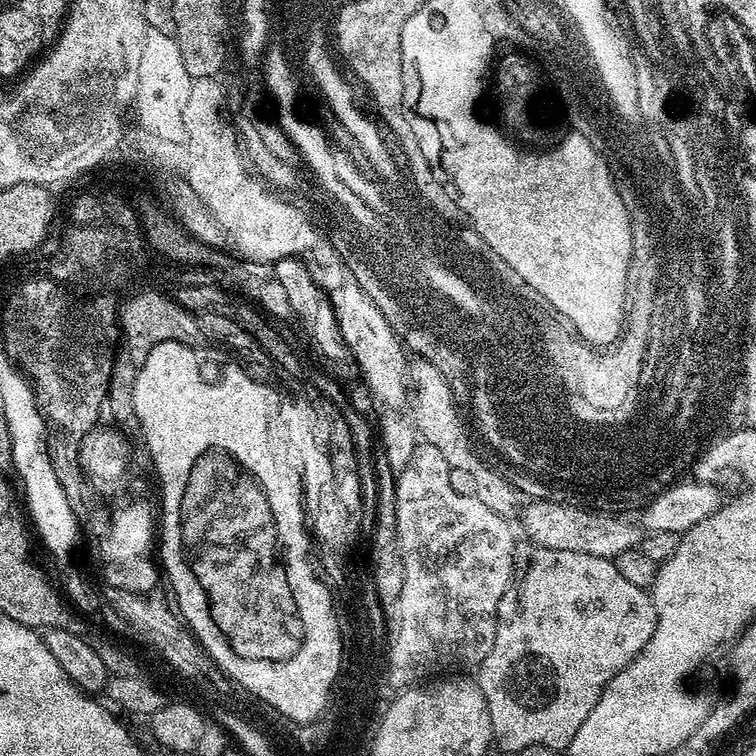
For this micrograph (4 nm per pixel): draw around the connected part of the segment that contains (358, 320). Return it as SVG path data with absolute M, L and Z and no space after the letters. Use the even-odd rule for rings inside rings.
M359 283L326 286L323 291L331 302L335 317L338 318L342 338L358 362L364 383L373 397L379 401L385 400L387 407L403 407L402 404L407 403L410 392L410 360L402 341L387 322L381 308Z

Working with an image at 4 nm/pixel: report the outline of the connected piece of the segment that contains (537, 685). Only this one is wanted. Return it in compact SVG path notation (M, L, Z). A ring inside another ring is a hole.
M533 547L528 561L515 573L514 579L508 585L506 594L502 594L502 602L498 602L498 618L496 619L496 633L494 646L490 646L490 654L478 666L478 683L482 694L486 698L486 710L490 714L492 739L497 745L501 744L506 751L512 754L520 753L526 746L541 744L547 748L567 749L572 743L574 734L578 734L578 726L586 722L586 714L594 710L598 698L603 694L608 685L627 664L629 664L641 650L650 642L656 625L656 607L652 601L649 589L639 588L622 574L618 574L615 559L596 557L594 554L578 553L576 550L554 550L542 547Z

